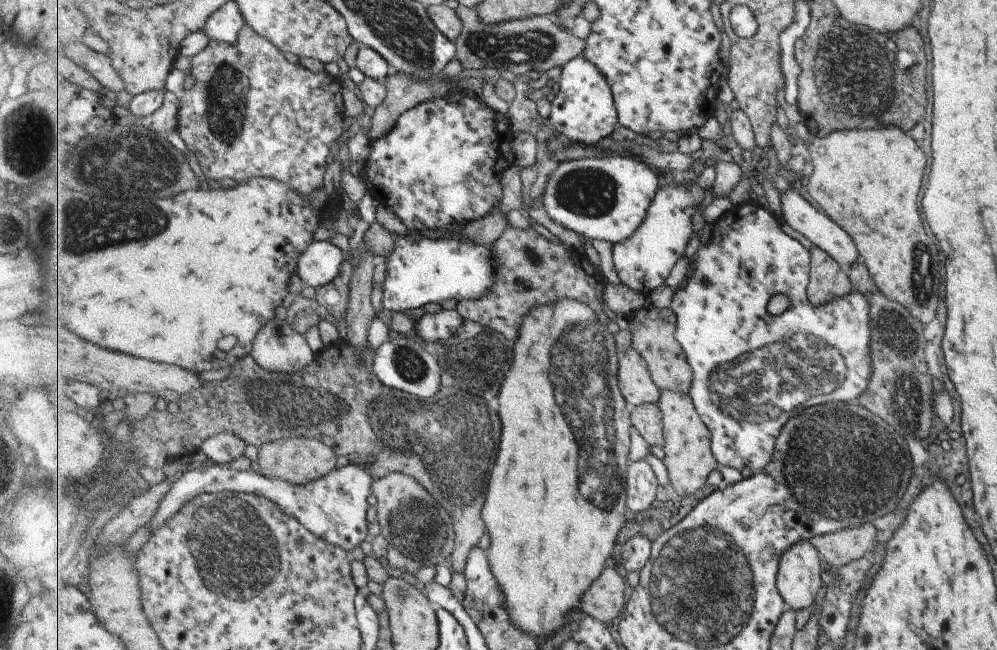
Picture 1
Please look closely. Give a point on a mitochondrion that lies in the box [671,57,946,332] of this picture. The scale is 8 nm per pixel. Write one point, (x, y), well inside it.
(923, 268)

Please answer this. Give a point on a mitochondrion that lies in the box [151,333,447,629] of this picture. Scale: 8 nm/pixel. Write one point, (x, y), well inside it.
(227, 542)

